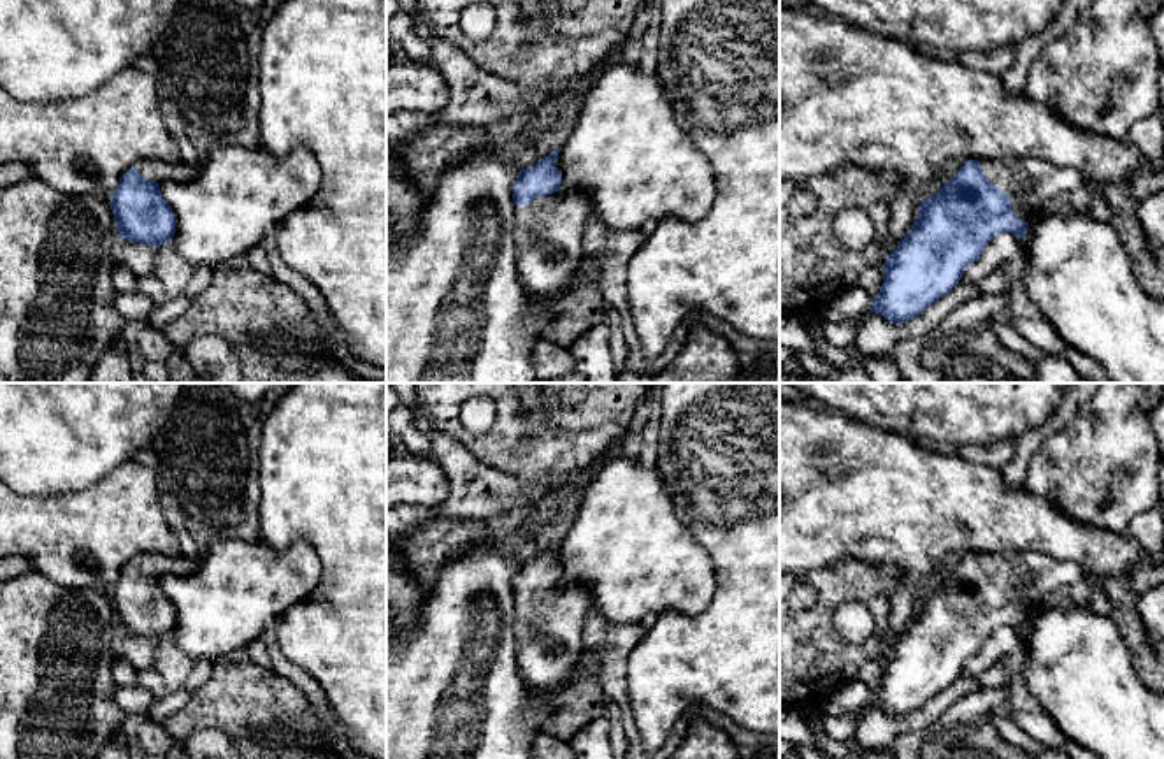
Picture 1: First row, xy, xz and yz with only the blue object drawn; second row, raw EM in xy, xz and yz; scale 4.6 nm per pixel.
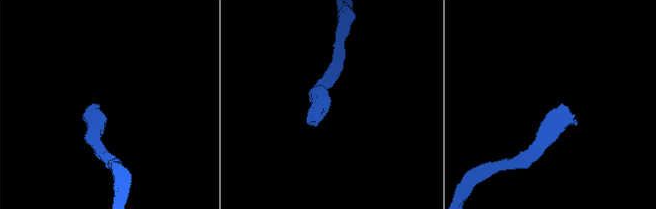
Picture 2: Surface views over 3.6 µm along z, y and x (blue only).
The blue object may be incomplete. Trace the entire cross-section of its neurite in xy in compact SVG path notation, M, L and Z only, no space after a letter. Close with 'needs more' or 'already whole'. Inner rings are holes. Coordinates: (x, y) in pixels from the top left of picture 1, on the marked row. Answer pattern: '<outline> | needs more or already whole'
M140 160L130 167L109 199L119 237L154 248L172 242L177 220L160 184L186 183L197 174L198 169L184 162Z | needs more

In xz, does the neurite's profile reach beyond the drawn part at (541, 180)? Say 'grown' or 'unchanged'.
grown

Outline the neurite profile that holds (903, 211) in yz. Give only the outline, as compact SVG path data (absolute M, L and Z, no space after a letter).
M897 179L897 193L890 206L888 235L901 241L909 234L916 220L916 199L902 179Z

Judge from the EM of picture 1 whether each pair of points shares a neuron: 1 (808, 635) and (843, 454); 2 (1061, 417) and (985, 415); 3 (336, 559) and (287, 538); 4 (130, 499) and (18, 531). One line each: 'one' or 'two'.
1: two
2: two
3: one
4: one

